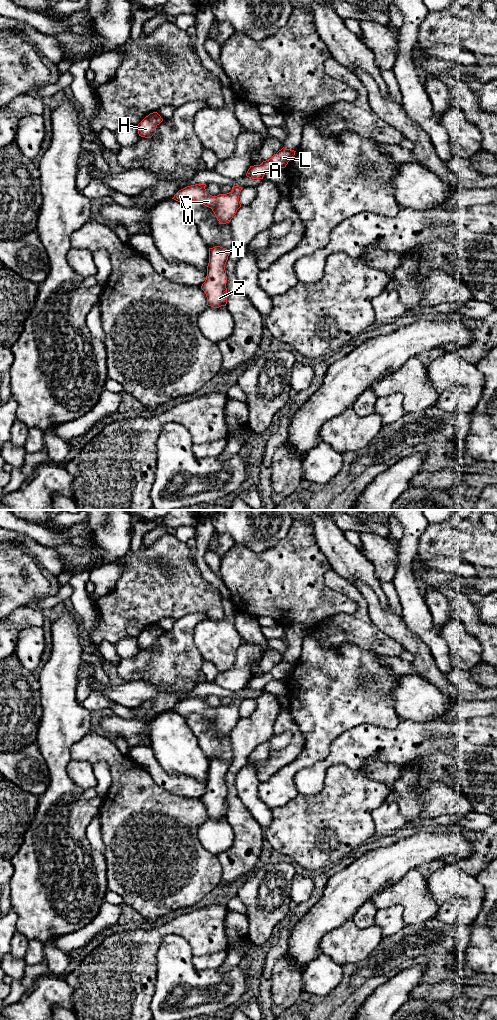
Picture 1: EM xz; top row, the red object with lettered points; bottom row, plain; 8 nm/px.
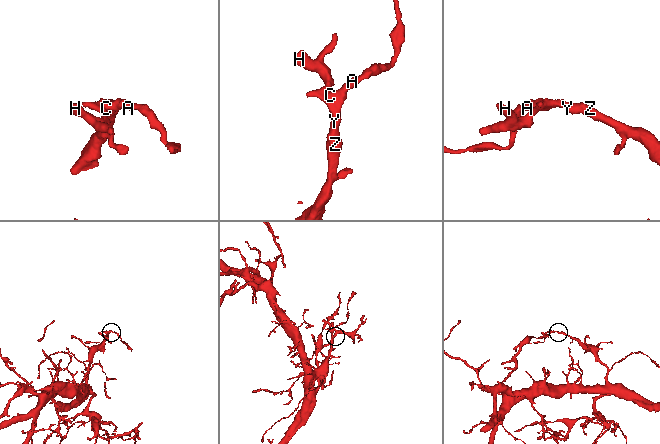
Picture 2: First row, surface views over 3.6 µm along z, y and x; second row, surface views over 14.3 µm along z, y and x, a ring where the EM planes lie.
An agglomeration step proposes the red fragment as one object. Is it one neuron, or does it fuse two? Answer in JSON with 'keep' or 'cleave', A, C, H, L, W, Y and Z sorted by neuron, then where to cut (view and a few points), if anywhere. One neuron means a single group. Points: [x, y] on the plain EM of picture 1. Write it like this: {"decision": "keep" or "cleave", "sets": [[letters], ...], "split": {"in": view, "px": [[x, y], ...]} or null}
{"decision": "keep", "sets": [["A", "C", "H", "L", "W", "Y", "Z"]], "split": null}

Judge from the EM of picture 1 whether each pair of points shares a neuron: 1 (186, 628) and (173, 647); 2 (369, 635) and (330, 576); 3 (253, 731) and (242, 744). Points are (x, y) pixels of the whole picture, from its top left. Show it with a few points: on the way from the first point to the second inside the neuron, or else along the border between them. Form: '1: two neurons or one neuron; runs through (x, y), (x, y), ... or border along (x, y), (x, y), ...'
1: one neuron; runs through (182, 633), (178, 642)
2: one neuron; runs through (361, 619), (361, 603), (346, 588)
3: one neuron; runs through (250, 734), (243, 741)

